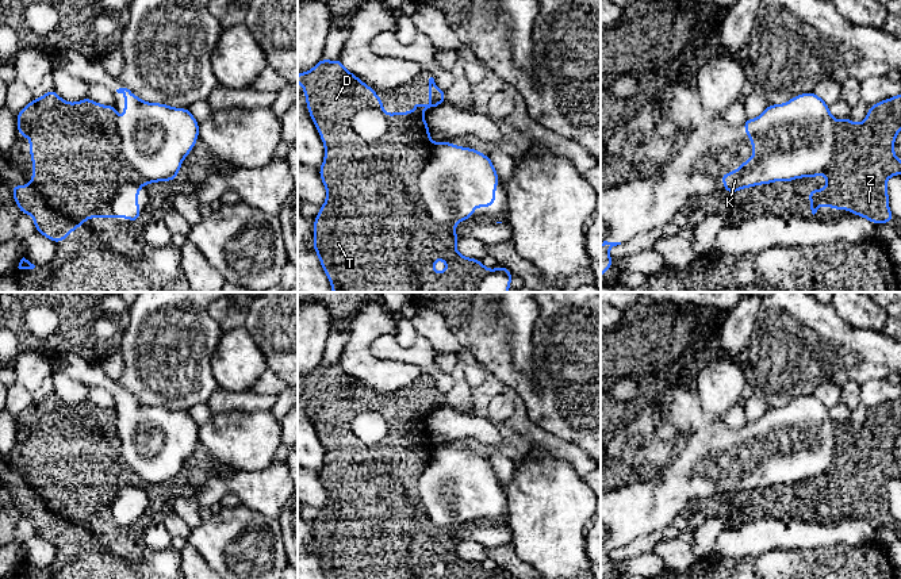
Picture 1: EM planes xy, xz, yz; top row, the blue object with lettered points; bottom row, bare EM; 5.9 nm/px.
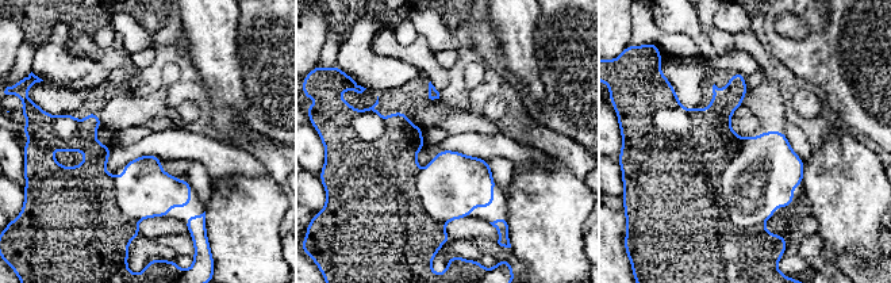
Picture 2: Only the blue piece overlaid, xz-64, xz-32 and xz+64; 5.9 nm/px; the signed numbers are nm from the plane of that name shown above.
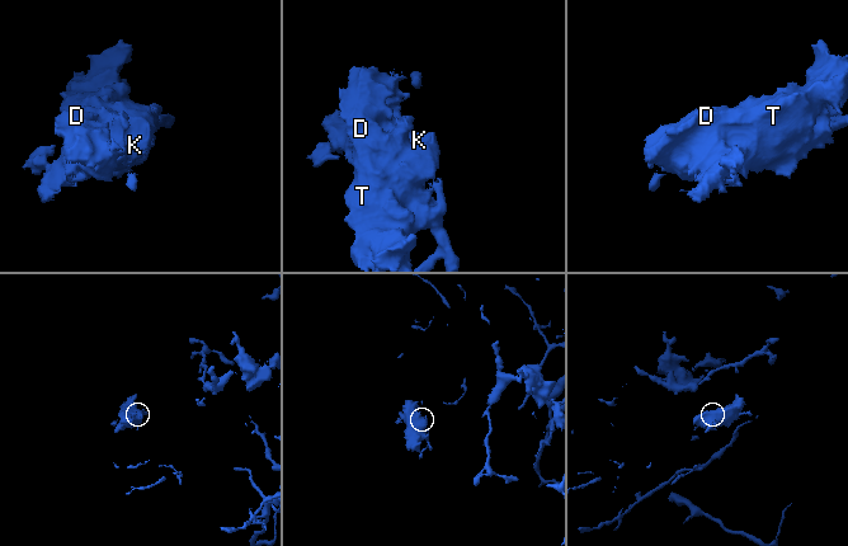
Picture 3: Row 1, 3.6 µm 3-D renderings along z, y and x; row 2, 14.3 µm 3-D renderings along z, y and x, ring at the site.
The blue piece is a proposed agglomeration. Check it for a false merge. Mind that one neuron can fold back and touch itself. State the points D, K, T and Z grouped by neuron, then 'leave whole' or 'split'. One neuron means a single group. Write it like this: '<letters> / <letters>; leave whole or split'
D T Z / K; split

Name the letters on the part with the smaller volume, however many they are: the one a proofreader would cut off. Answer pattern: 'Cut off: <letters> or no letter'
Cut off: D, T, Z

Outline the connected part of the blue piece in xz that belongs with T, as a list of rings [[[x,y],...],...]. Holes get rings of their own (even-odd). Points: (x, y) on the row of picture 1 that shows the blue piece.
[[[325,57],[310,70],[298,74],[298,83],[303,85],[304,97],[308,108],[308,115],[317,127],[319,137],[325,145],[325,158],[318,169],[321,180],[326,188],[327,196],[318,215],[314,218],[314,242],[313,249],[317,252],[319,262],[330,281],[333,292],[507,292],[511,285],[513,273],[503,265],[490,271],[479,258],[468,258],[456,250],[456,244],[461,238],[455,233],[455,226],[467,219],[472,219],[475,207],[495,206],[495,187],[502,184],[498,179],[491,157],[487,157],[487,168],[484,170],[486,184],[465,185],[460,181],[459,169],[433,168],[430,158],[434,154],[436,145],[429,133],[429,126],[422,114],[430,108],[446,101],[445,92],[440,89],[434,78],[429,78],[429,104],[415,104],[409,112],[391,112],[388,116],[383,110],[383,100],[375,93],[375,89],[364,84],[357,76],[350,73],[340,58],[327,61]],[[436,260],[446,261],[446,271],[437,273],[433,269]]]

